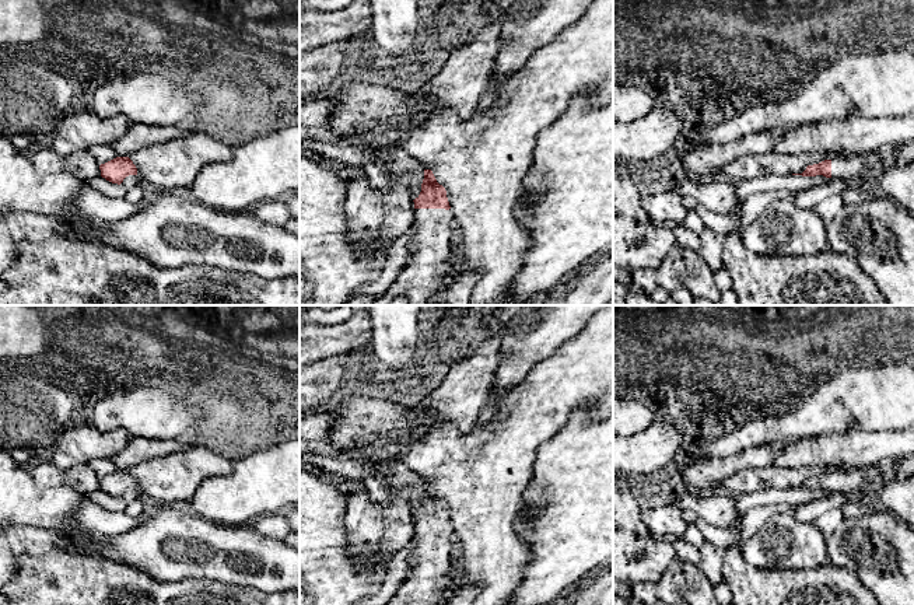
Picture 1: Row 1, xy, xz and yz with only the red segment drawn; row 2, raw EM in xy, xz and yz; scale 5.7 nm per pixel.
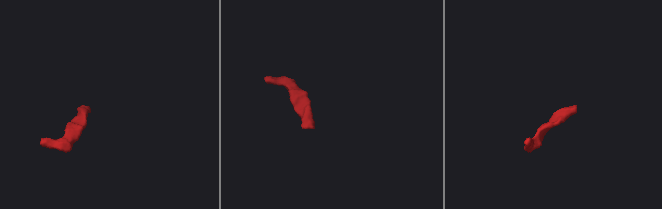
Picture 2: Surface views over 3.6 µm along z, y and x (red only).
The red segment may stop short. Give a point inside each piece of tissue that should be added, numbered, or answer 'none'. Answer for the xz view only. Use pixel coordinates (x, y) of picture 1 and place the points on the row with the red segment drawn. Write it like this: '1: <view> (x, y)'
1: xz (423, 277)

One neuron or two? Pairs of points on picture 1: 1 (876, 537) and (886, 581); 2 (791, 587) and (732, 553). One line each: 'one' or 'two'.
1: one
2: one

